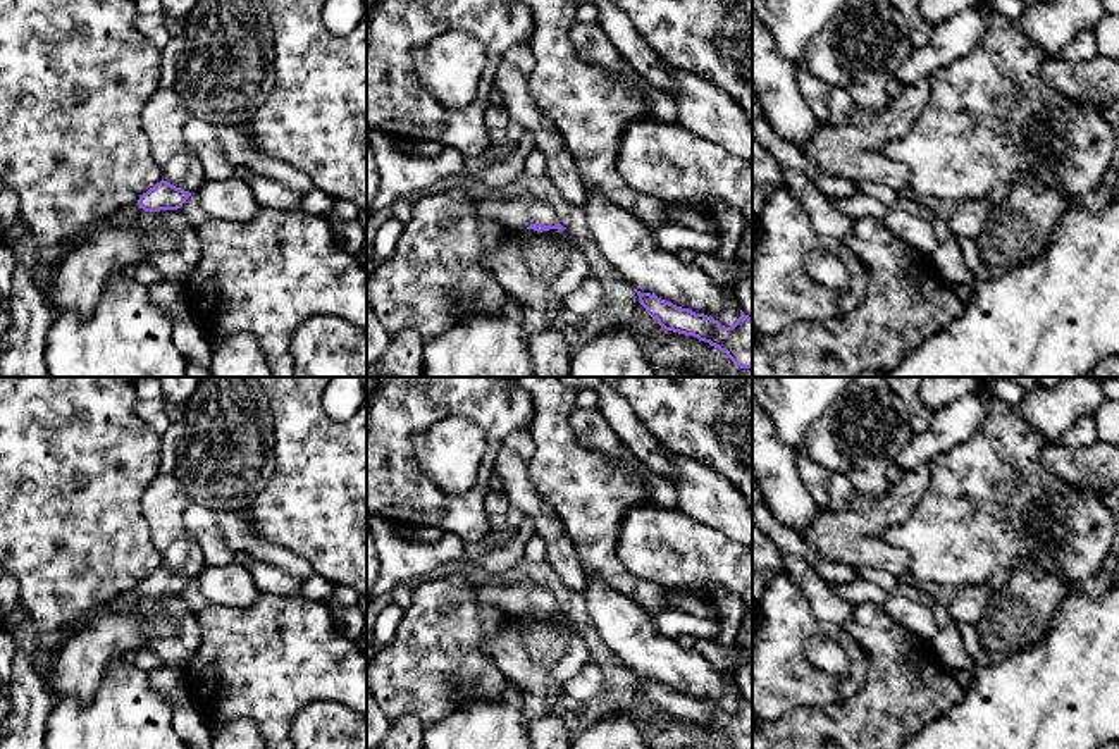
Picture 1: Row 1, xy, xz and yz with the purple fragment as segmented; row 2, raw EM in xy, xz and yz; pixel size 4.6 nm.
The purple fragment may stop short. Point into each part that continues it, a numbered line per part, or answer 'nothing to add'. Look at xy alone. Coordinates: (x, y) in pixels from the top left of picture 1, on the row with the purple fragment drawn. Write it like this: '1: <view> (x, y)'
1: xy (129, 214)

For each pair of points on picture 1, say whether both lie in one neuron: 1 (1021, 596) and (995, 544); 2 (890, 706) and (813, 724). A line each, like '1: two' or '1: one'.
1: two
2: one

